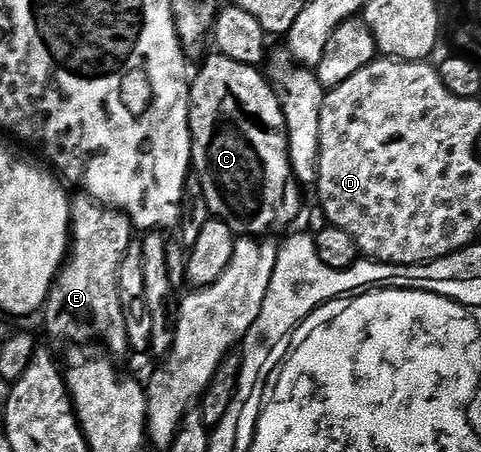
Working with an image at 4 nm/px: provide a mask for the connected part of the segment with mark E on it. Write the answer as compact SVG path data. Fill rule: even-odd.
M83 193L77 195L77 199L75 196L71 200L72 226L68 258L64 260L64 265L50 289L48 300L42 308L44 331L56 343L92 343L97 339L98 342L104 343L109 356L129 354L126 317L122 313L122 301L118 289L118 269L122 269L122 257L126 257L126 249L130 249L130 245L134 242L134 228L128 216L123 215L121 211L104 207Z

